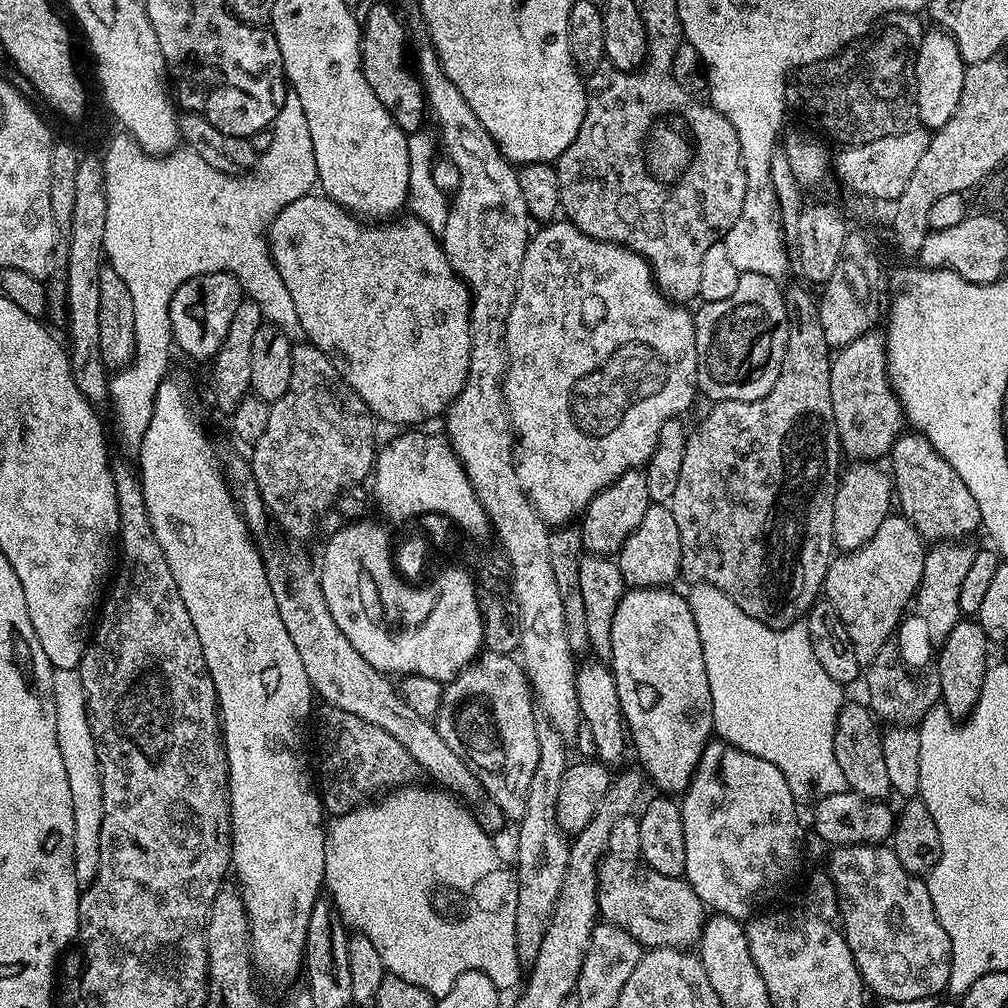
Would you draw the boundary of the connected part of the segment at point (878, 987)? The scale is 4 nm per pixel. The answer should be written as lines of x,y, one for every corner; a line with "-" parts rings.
886,846
836,848
833,853
827,869
828,876
836,887
841,928
862,974
865,989
886,1002
923,1002
926,998
944,994
949,982
952,951
949,935
938,922
927,883
910,875
898,862
895,852

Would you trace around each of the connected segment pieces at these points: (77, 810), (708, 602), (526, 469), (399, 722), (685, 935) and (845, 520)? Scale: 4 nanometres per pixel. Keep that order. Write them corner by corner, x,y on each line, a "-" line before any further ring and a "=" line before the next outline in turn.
70,668
55,669
52,681
58,718
58,750
64,752
66,782
70,782
70,798
74,802
74,874
77,884
86,886
98,870
102,826
100,771
96,765
96,751
84,710
84,691
81,688
79,671
=
697,584
691,589
692,593
687,593
686,599
690,610
696,616
696,625
698,626
698,638
704,647
704,661
706,662
706,678
712,687
712,726
715,735
726,744
734,744
738,750
743,752
753,752
758,758
764,758
774,762
782,774
786,774
786,782
790,782
790,790
794,794
797,802
815,802
826,798
831,792
841,791
842,777
838,770
838,762
832,759
832,734
834,731
834,722
838,718
842,707
840,700
841,689
832,683
830,674
822,670
822,666
816,664
814,650
808,648
808,625
804,622
791,624
783,630
770,630
764,624
753,622
749,616
745,616
744,611
736,607
724,592
720,592
714,586
709,584
=
564,218
537,228
540,229
537,232
535,229
531,233
528,249
522,260
514,302
504,323
506,367
502,391
504,406
508,410
508,418
514,433
514,459
522,490
530,498
545,524
568,526
577,518
583,517
589,502
604,488
610,487
622,474
643,469
658,446
658,430
662,430
667,420
683,417
683,412
691,406
692,399
698,396
696,322
693,313
684,309
687,307
669,300
660,291
645,256
640,256
622,244
611,244
605,240
590,238
=
276,540
262,544
262,555
274,602
278,602
278,614
282,614
286,634
290,634
294,641
298,658
302,658
302,666
306,666
306,678
312,684
313,693
319,699
321,696
325,705
346,710
346,714
354,714
362,718
362,722
370,722
386,730
386,734
406,746
413,760
437,780
437,785
458,797
465,805
481,803
474,809
474,815
484,832
496,834
500,827
505,827
506,821
500,807
486,798
480,779
472,773
467,762
458,758
458,754
454,754
454,750
442,742
442,734
438,734
435,723
410,710
410,706
406,706
401,698
397,685
385,673
370,666
370,662
366,662
366,658
354,650
346,634
338,630
338,622
334,622
334,614
330,614
330,606
326,606
320,574
314,570
313,561
311,564
306,557
283,548
=
611,856
600,862
599,915
630,934
630,938
639,942
641,949
695,949
704,929
706,909
688,881
683,878
666,878
666,874
658,874
658,870
650,870
647,864
635,859
619,860
=
856,462
852,469
845,471
840,477
840,485
836,488
834,498
834,534
832,543
841,553
853,552
878,531
884,519
894,508
894,481
887,471
880,469
876,462

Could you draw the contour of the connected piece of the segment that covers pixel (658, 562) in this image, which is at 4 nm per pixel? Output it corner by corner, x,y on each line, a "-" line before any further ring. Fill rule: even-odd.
649,504
642,522
638,522
638,530
634,530
630,538
626,538
618,553
625,585
629,589
675,585
675,580
680,576
681,562
682,538
678,538
678,525
674,523
671,507
668,504

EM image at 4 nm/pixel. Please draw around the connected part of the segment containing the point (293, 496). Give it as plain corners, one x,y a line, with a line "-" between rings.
307,342
293,343
292,357
290,358
290,386
286,386
286,394
282,394
282,398
271,401
270,405
269,421
266,423
266,430
263,431
256,444
251,445
250,448
250,452
252,452
252,456
250,455
250,474
262,494
262,502
266,506
271,523
275,527
277,524
292,540
308,540
316,532
316,523
319,522
320,515
327,508
331,509
341,495
355,489
355,484
360,484
363,480
365,483
371,477
378,451
378,443
376,444
376,427
378,427
378,424
372,415
372,411
366,406
366,402
362,402
359,394
341,376
333,357
329,356
321,348
316,348

